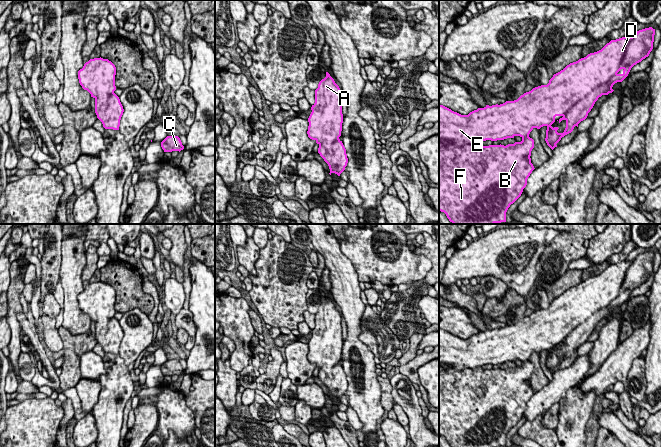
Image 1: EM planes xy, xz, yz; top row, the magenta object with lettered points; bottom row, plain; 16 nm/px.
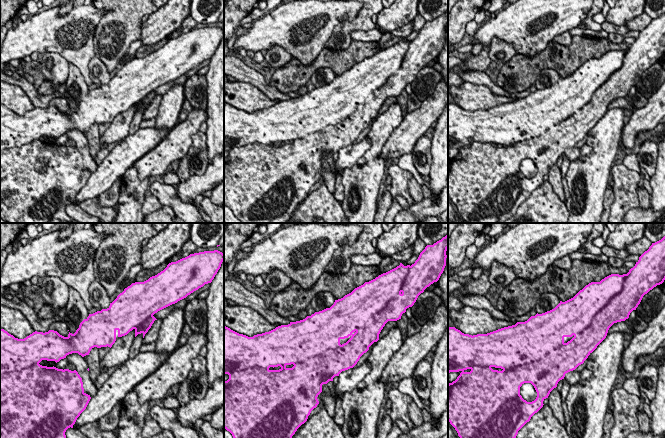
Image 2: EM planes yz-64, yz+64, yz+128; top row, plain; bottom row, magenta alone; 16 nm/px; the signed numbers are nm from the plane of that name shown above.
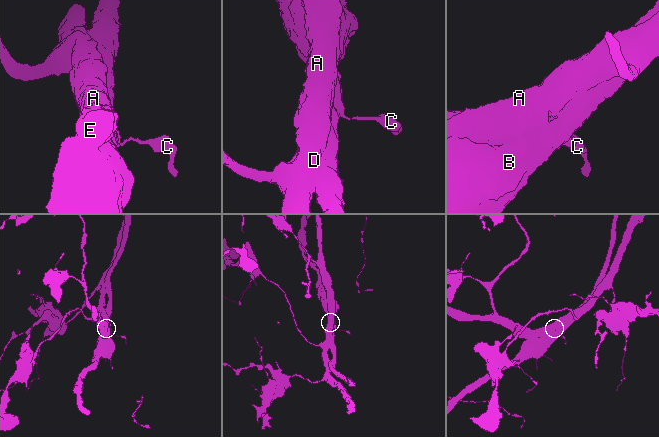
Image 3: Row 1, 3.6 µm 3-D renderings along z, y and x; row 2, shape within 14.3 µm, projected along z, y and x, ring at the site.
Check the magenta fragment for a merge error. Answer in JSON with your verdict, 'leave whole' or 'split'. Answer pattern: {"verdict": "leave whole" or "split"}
{"verdict": "split"}

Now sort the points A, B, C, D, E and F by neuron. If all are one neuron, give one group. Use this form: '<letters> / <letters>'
A D E / B C F

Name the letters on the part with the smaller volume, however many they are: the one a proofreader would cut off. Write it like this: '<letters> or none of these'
B, C, F

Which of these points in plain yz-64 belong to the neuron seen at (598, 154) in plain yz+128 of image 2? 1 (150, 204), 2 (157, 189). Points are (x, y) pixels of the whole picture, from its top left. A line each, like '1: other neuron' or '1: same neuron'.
1: other neuron
2: other neuron

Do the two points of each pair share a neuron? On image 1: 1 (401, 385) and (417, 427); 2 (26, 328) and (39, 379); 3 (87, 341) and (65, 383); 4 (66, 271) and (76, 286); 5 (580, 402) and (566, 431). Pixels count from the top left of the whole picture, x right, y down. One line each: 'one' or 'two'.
1: one
2: one
3: one
4: one
5: one

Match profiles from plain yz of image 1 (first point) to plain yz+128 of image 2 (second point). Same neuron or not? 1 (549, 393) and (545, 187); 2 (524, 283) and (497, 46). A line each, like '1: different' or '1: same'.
1: different
2: different

